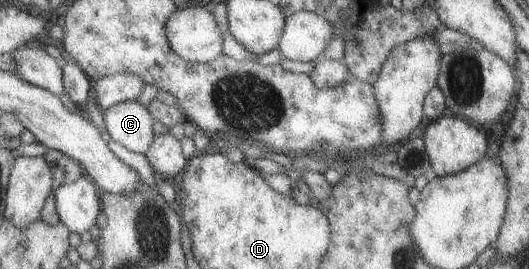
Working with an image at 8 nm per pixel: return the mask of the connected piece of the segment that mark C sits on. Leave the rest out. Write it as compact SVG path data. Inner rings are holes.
M124 101L107 109L104 122L110 139L144 156L157 136L154 133L155 119L150 110L137 101Z

